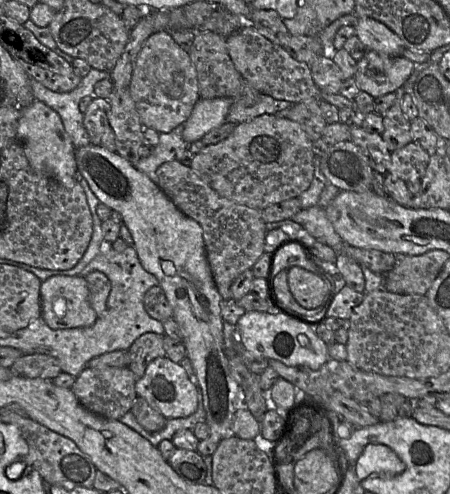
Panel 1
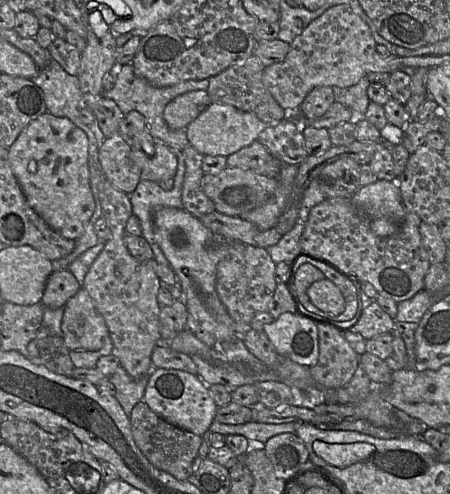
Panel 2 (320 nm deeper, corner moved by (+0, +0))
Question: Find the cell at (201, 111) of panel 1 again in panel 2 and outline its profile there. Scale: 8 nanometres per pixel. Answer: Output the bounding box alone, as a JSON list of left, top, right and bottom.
[186,102,268,156]

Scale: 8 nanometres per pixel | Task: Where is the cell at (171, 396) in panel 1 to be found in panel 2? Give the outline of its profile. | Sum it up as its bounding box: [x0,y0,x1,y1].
[143,363,218,436]

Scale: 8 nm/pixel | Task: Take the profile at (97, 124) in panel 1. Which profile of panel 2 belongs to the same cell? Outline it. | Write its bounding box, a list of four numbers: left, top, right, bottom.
[98,132,140,195]

